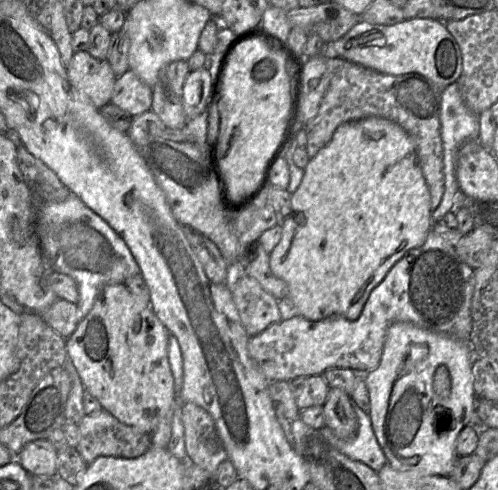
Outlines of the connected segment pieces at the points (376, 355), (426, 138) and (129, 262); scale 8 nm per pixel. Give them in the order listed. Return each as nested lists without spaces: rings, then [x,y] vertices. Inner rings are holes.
[[[432,228],[425,242],[407,252],[370,293],[361,315],[355,320],[330,316],[310,320],[298,314],[288,314],[261,333],[251,336],[248,351],[268,381],[291,381],[302,376],[322,375],[329,368],[349,368],[356,373],[368,373],[380,363],[388,328],[394,322],[409,322],[421,328],[448,334],[471,344],[472,298],[475,290],[475,270],[457,254]]]
[[[341,57],[328,58],[329,84],[317,115],[305,126],[307,154],[311,159],[331,140],[342,123],[367,117],[382,117],[400,125],[415,143],[422,171],[429,187],[431,212],[441,202],[444,192],[443,147],[439,107],[442,90],[418,73],[388,75],[365,68]]]
[[[72,192],[61,202],[43,201],[37,212],[35,232],[42,255],[50,267],[69,275],[77,284],[79,322],[91,310],[104,286],[124,283],[129,277],[141,273],[123,238]]]

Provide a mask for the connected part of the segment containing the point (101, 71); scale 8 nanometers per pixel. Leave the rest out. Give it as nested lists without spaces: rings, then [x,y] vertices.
[[[87,51],[74,53],[67,67],[70,82],[97,109],[110,103],[116,76],[107,60],[91,56]]]

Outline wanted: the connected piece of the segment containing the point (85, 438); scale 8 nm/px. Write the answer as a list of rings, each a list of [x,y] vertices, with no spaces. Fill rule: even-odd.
[[[104,409],[97,414],[85,415],[78,428],[79,442],[76,450],[87,465],[100,456],[137,458],[152,446],[151,433],[120,422]]]

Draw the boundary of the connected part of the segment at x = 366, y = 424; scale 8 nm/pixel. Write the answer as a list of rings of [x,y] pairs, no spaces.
[[[353,400],[352,407],[358,419],[358,429],[353,438],[342,440],[325,427],[319,430],[327,441],[343,454],[379,472],[385,466],[387,459],[375,436],[371,418]]]

